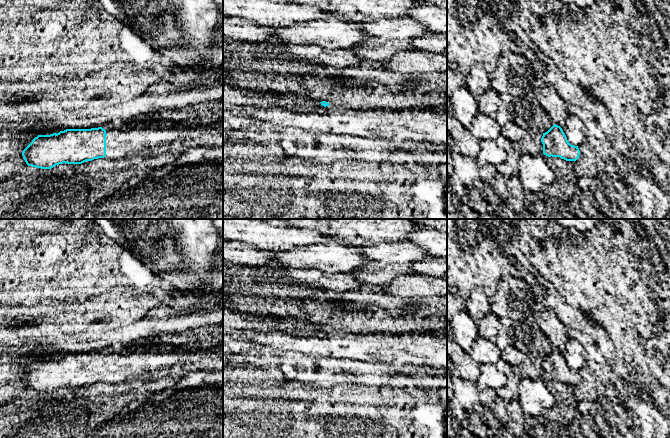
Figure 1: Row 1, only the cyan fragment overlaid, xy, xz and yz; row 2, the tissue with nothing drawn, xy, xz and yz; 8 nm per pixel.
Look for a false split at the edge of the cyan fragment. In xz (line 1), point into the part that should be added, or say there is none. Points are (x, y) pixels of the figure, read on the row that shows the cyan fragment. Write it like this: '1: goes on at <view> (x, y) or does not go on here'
1: does not go on here

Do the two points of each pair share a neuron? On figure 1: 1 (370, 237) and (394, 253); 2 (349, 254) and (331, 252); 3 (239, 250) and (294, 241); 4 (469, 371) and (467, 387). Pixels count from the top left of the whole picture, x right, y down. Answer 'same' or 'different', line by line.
1: different
2: same
3: different
4: different

